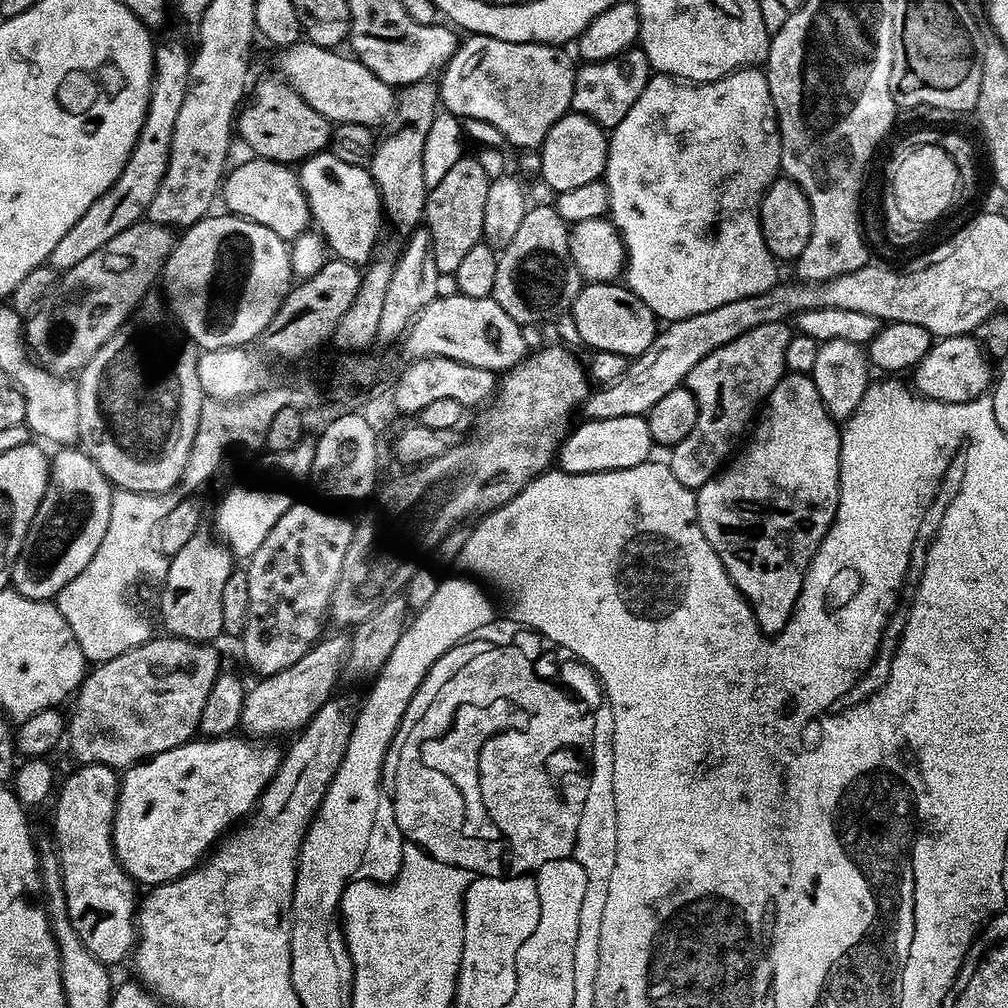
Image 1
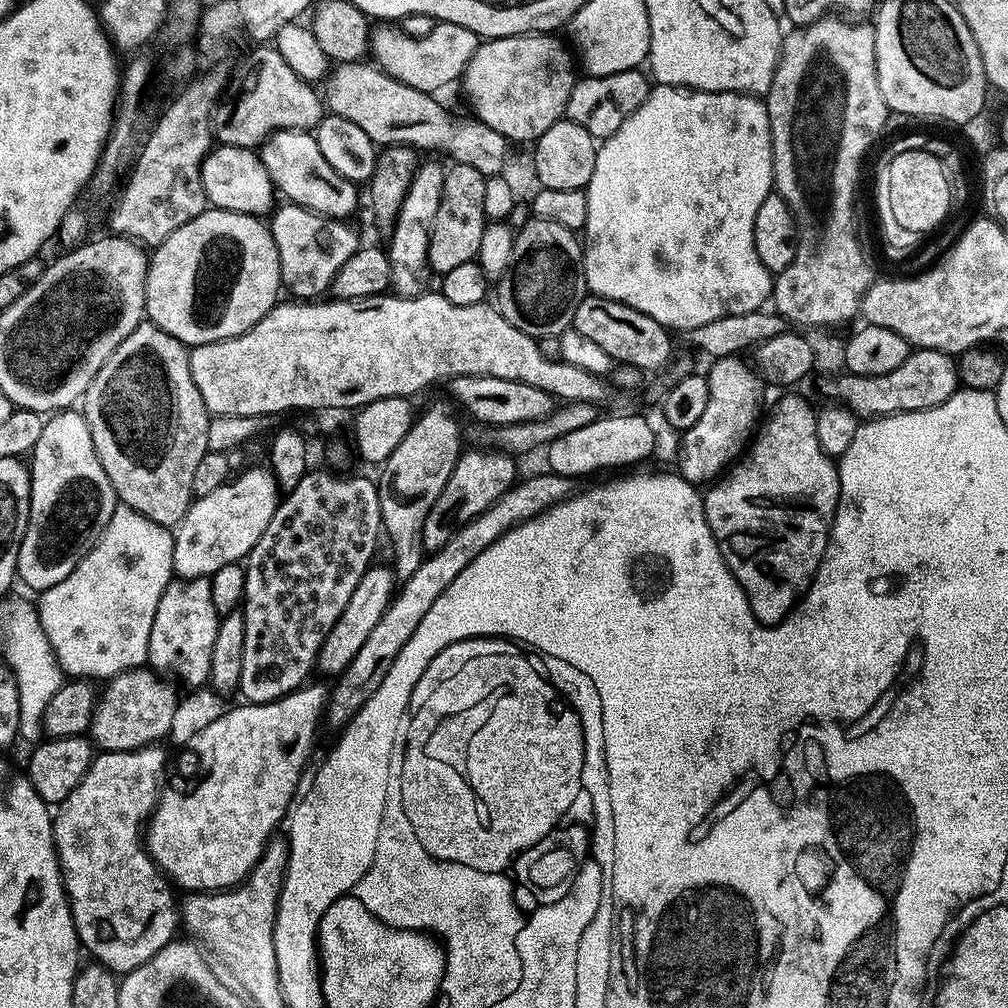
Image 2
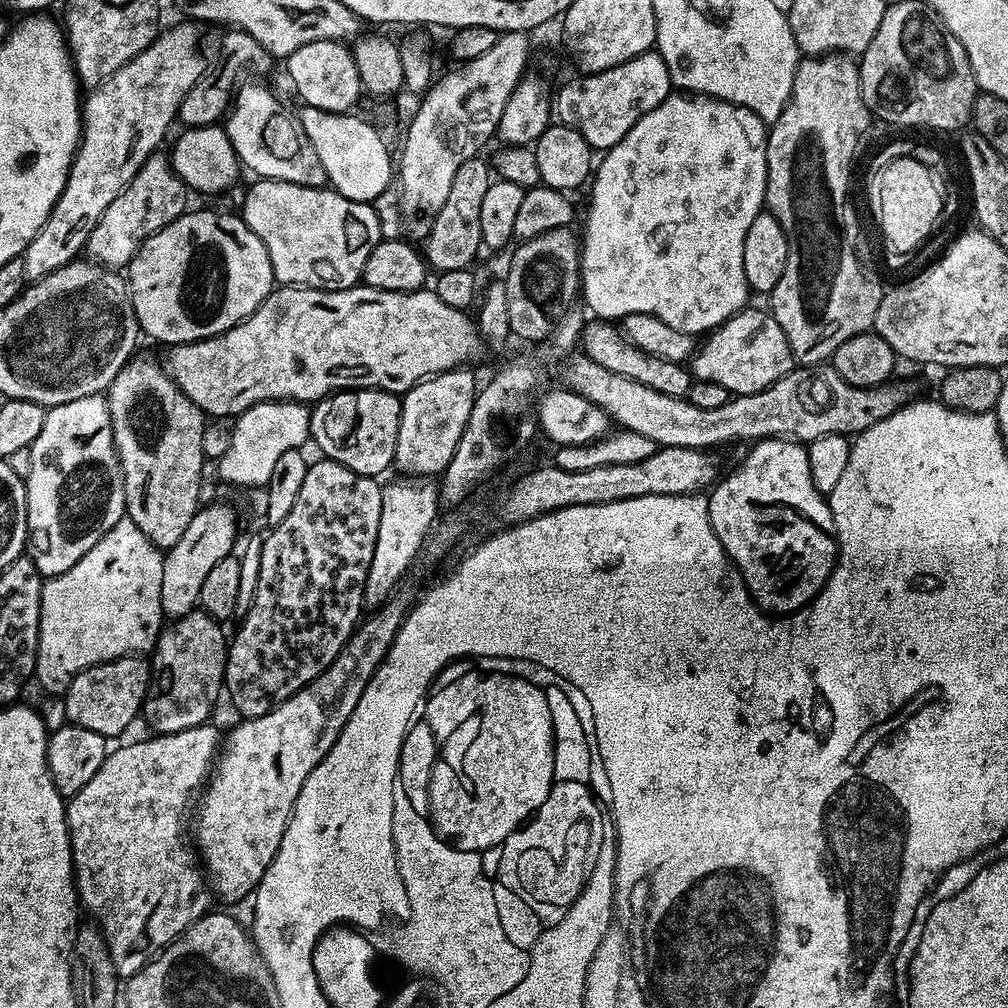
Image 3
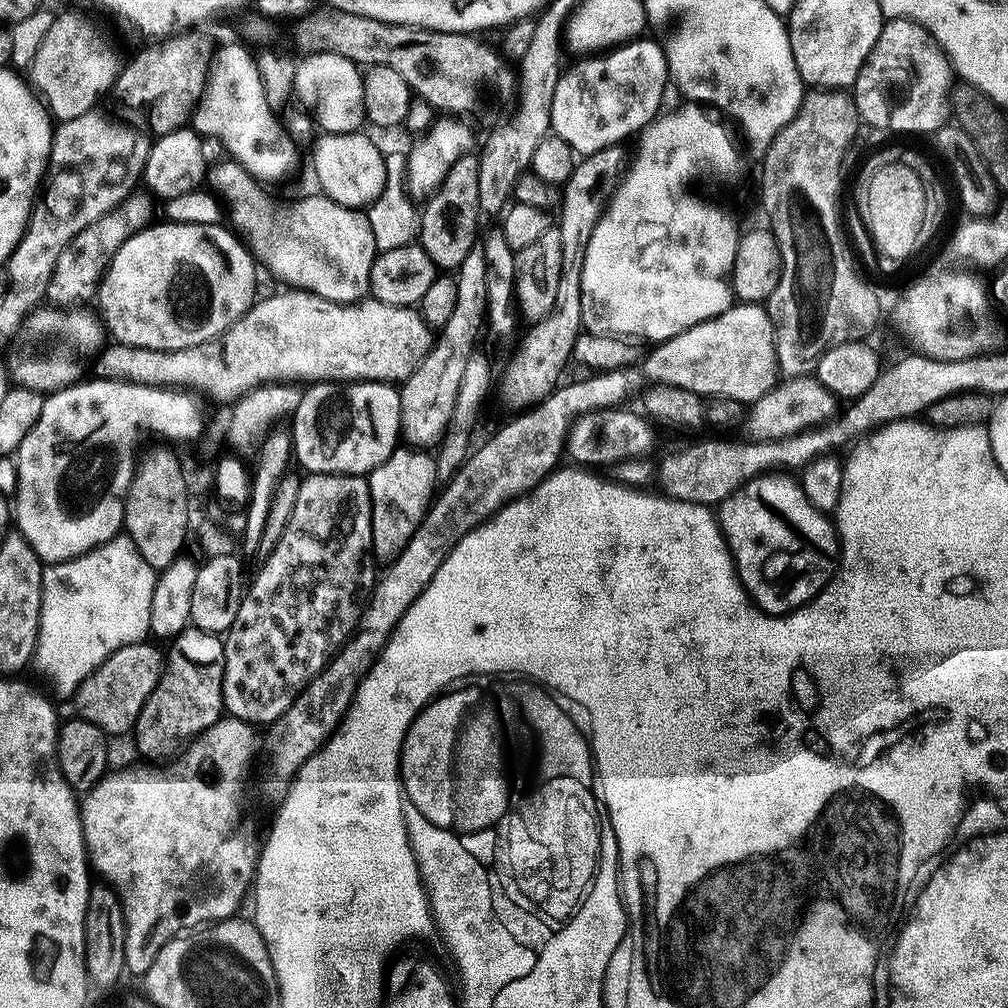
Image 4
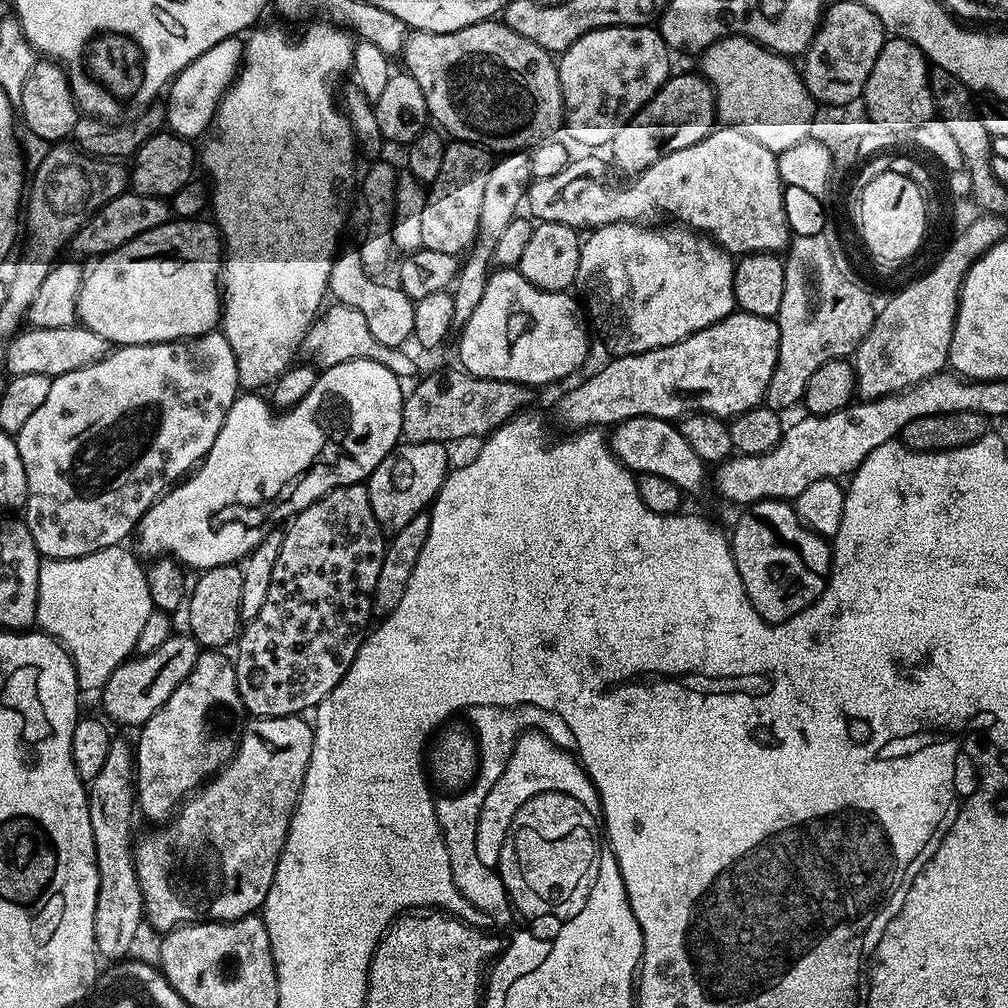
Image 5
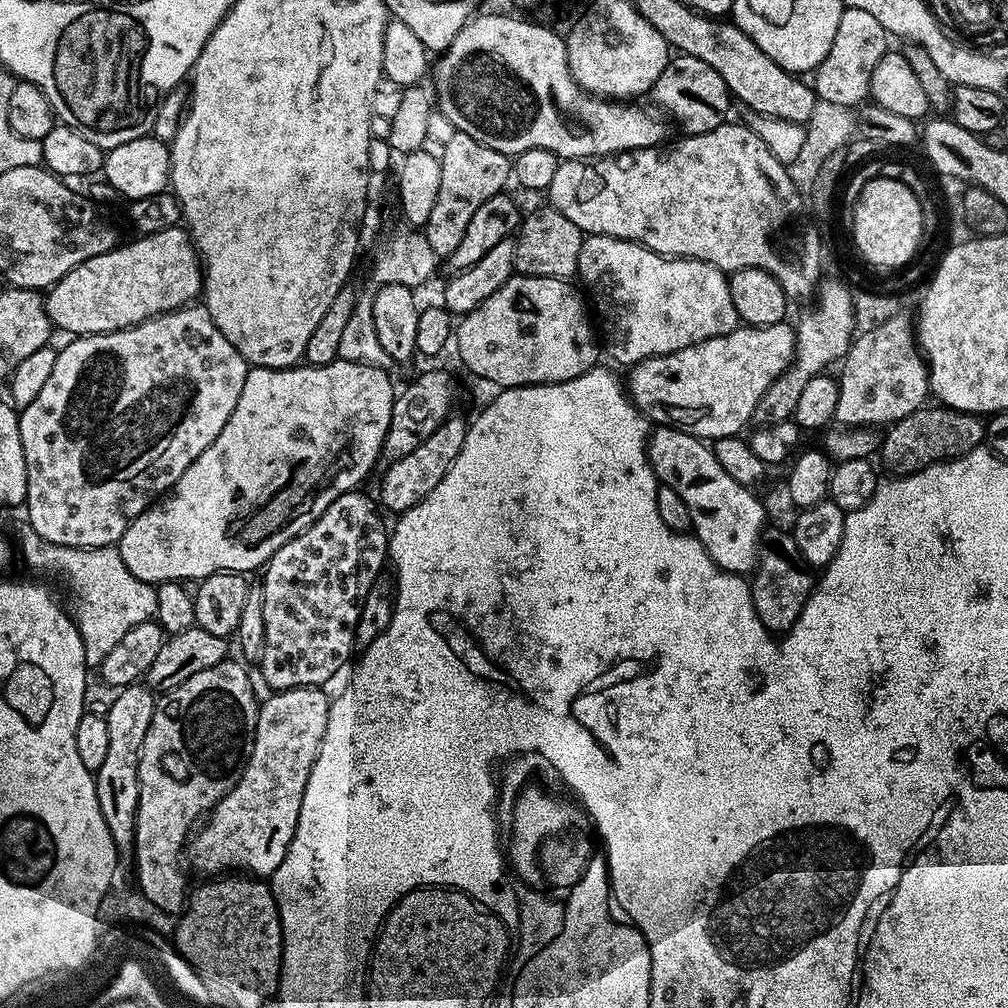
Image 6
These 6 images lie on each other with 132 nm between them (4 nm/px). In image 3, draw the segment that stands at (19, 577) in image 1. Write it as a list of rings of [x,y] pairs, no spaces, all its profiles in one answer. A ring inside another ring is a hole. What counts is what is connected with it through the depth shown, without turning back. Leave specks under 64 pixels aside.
[[[97,394],[54,406],[44,413],[42,434],[34,438],[32,447],[27,453],[28,476],[26,472],[26,506],[28,507],[28,543],[26,555],[34,562],[41,577],[57,576],[94,542],[98,542],[120,520],[125,519],[124,479],[120,473],[120,459],[112,441],[112,423],[108,413],[108,402],[103,395]]]

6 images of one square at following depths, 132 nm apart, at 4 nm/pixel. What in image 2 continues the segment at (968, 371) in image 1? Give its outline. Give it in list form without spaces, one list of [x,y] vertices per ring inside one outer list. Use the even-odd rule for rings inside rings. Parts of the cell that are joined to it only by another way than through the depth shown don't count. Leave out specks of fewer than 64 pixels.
[[[916,348],[909,351],[906,362],[890,370],[890,374],[853,376],[843,374],[825,386],[824,392],[833,396],[833,401],[850,409],[858,418],[893,416],[899,412],[917,412],[946,402],[961,387],[956,360],[949,353],[933,348]]]

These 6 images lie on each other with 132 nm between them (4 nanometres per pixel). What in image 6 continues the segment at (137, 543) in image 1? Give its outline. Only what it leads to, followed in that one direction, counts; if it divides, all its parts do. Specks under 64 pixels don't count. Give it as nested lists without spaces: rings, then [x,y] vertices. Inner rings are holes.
[[[24,522],[14,535],[18,552],[32,568],[61,576],[68,583],[72,595],[70,615],[76,622],[76,629],[82,634],[82,646],[86,650],[86,662],[99,666],[122,642],[122,637],[134,626],[153,619],[156,614],[156,588],[144,580],[134,578],[122,562],[119,547],[111,548],[67,548],[51,544],[33,530],[32,525]]]

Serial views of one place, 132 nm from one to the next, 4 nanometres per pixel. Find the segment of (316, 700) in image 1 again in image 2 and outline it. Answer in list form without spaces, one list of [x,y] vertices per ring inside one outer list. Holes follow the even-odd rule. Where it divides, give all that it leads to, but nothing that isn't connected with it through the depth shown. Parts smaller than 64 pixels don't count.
[[[370,566],[362,574],[358,587],[354,589],[354,594],[350,594],[350,602],[346,602],[346,610],[342,610],[338,622],[334,622],[330,634],[326,634],[326,638],[322,642],[318,668],[330,678],[338,677],[346,670],[346,666],[350,666],[354,654],[358,654],[358,650],[362,650],[366,637],[374,630],[378,618],[382,618],[382,614],[386,614],[388,604],[397,591],[398,581],[395,571],[391,567],[376,567]]]

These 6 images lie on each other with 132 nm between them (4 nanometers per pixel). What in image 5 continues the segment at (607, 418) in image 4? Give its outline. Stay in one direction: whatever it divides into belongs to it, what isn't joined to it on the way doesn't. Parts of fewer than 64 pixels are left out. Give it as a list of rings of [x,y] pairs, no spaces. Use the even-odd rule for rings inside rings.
[[[635,416],[620,421],[611,432],[610,447],[613,456],[633,473],[658,474],[662,478],[670,478],[670,482],[674,482],[674,486],[678,486],[684,494],[696,492],[703,486],[706,465],[698,458],[698,454],[694,454],[694,450],[690,450],[690,442],[682,438],[675,423],[653,416]]]

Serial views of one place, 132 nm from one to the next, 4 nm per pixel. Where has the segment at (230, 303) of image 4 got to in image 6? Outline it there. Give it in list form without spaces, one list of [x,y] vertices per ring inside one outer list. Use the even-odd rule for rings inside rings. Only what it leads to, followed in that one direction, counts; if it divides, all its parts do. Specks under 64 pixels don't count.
[[[183,227],[167,228],[161,232],[141,235],[133,244],[121,243],[104,254],[90,258],[47,289],[44,309],[57,329],[68,334],[116,332],[119,328],[133,328],[143,320],[152,320],[164,312],[174,312],[193,303],[202,292],[202,264],[194,241]]]

